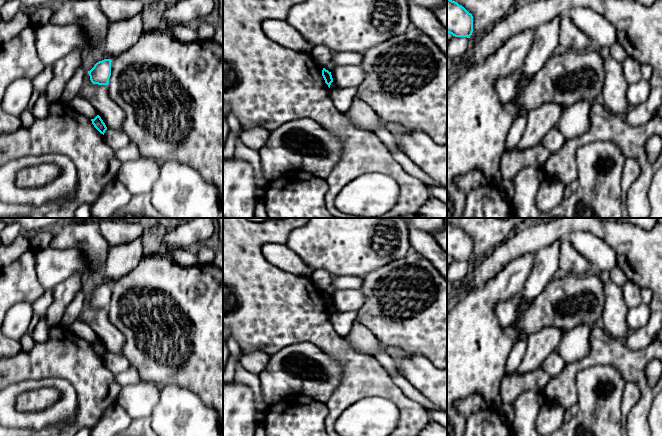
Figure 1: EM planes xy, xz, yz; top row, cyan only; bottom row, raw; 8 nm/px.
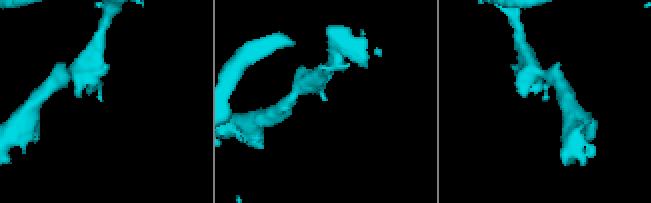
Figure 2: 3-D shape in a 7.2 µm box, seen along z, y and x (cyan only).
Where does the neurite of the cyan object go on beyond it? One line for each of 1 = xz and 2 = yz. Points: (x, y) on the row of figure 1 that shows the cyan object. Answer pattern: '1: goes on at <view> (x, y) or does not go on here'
1: does not go on here
2: does not go on here

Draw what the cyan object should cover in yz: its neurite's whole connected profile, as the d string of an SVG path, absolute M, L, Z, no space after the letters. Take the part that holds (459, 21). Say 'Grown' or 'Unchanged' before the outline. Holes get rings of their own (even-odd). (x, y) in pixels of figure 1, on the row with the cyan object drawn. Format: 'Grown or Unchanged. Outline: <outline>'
Unchanged. Outline: M447 0L447 32L455 37L467 38L473 32L472 14L452 0Z

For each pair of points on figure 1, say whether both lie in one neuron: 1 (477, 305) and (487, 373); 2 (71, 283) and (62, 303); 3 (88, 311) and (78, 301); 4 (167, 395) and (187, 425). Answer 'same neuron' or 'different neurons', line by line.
1: same neuron
2: same neuron
3: different neurons
4: same neuron

